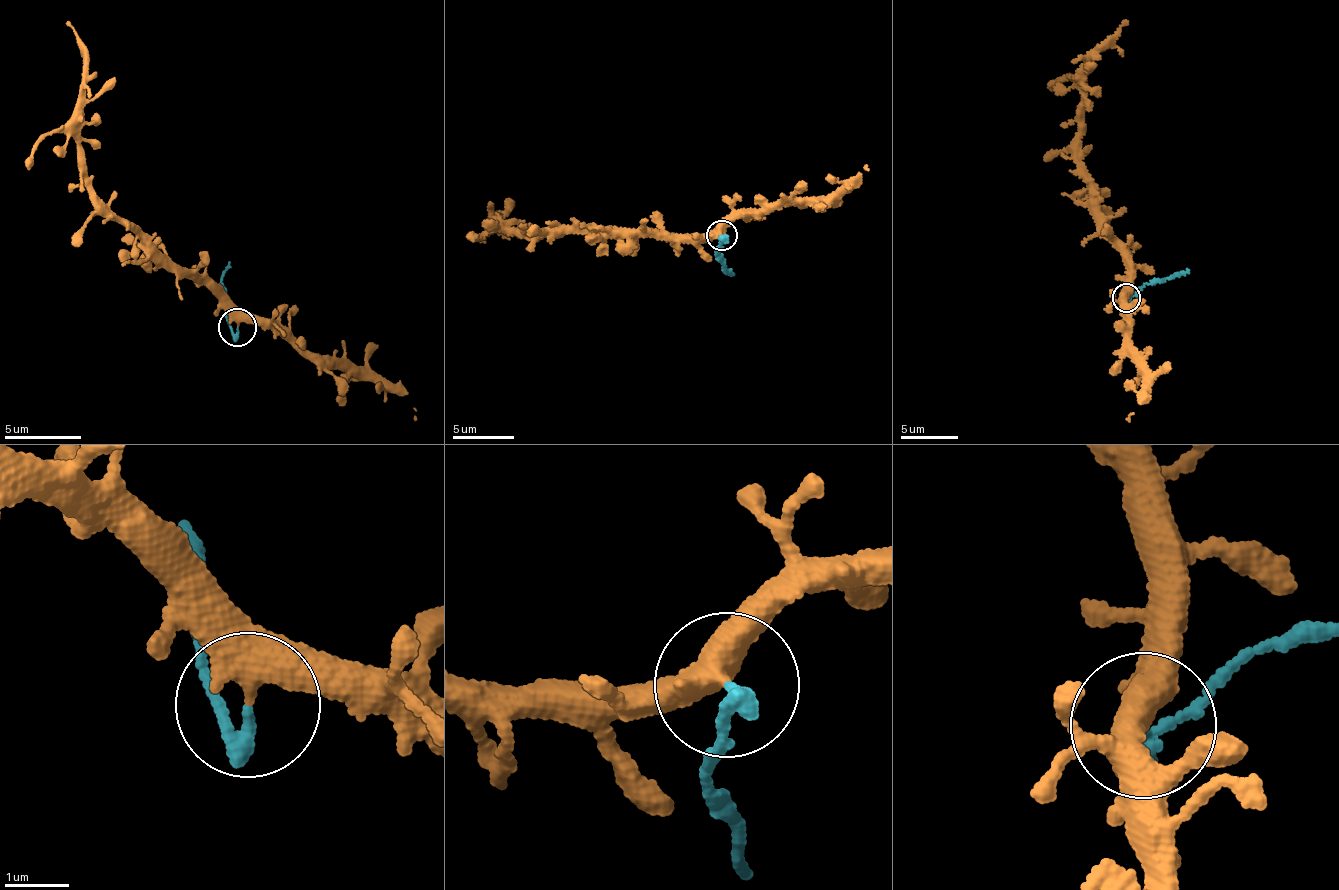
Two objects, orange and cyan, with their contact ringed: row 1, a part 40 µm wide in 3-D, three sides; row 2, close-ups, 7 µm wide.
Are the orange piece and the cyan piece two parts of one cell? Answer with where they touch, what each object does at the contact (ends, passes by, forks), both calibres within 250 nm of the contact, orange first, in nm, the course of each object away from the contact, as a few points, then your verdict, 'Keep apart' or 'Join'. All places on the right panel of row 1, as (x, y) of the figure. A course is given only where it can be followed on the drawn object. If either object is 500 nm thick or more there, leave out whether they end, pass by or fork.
Place: (1126, 298). At the ring orange passes by. At the ring cyan ends. Thickness 340 nm (orange) against 280 nm. Course of orange: (1127, 298), (1128, 269), (1080, 163), (1084, 61), (1108, 45), (1126, 20). Course of cyan: (1127, 298), (1153, 283), (1188, 270). Keep apart

